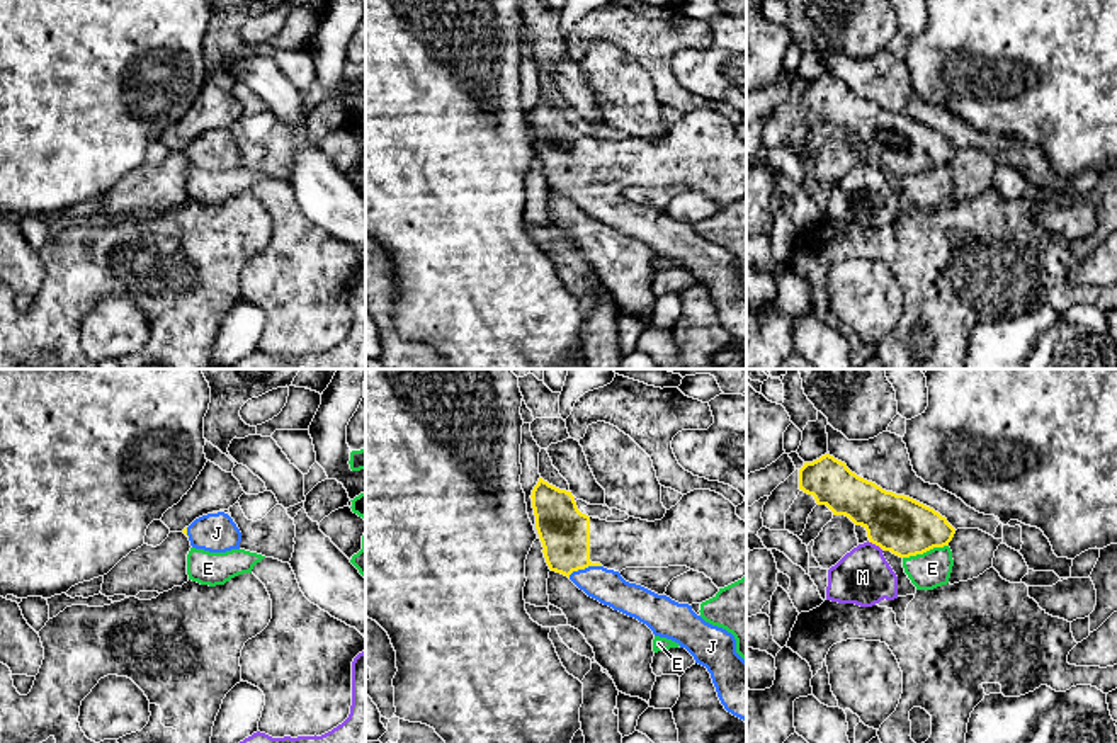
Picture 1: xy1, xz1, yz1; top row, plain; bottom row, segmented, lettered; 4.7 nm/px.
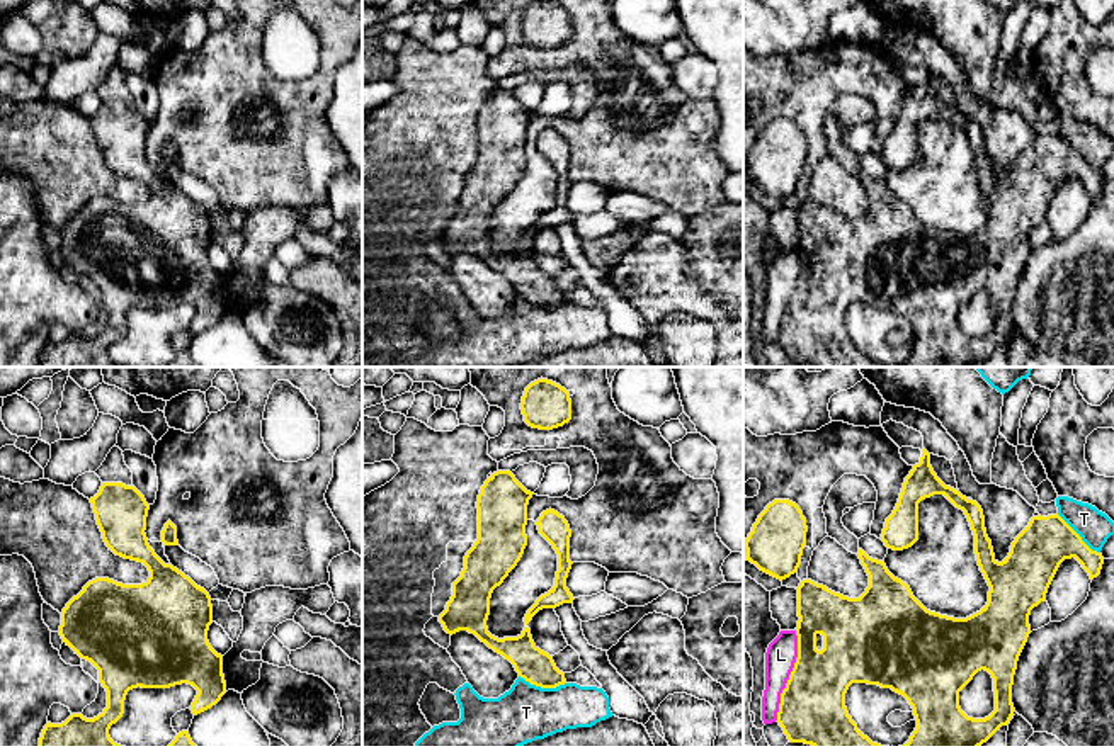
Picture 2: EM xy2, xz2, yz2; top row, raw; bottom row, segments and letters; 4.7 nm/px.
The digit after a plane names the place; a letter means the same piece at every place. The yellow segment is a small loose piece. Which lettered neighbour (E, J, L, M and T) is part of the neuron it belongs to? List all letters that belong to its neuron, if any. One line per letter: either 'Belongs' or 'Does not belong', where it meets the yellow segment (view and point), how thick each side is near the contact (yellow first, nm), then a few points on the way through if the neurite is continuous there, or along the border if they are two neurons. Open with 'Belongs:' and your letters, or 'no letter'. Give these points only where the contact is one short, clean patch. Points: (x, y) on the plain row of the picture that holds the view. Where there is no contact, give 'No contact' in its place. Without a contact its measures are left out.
Belongs: J
E: Does not belong. Touches yellow at yz1 (925, 170). Thickness 280 nm (yellow) against 170 nm. Boundary: yz1 (947, 164), (903, 177)
J: Belongs. Touches yellow at xz1 (584, 187). Thickness 240 nm (yellow) against 160 nm. Path across: xz1 (565, 152), (567, 170), (584, 187), (606, 204)
L: Does not belong. Touches yellow at yz2 (790, 294). Thickness 320 nm (yellow) against 150 nm
M: Does not belong. Touches yellow at yz1 (874, 162). Thickness 280 nm (yellow) against 260 nm
T: Does not belong. Touches yellow at xz2 (543, 306). Thickness 160 nm (yellow) against 280 nm

